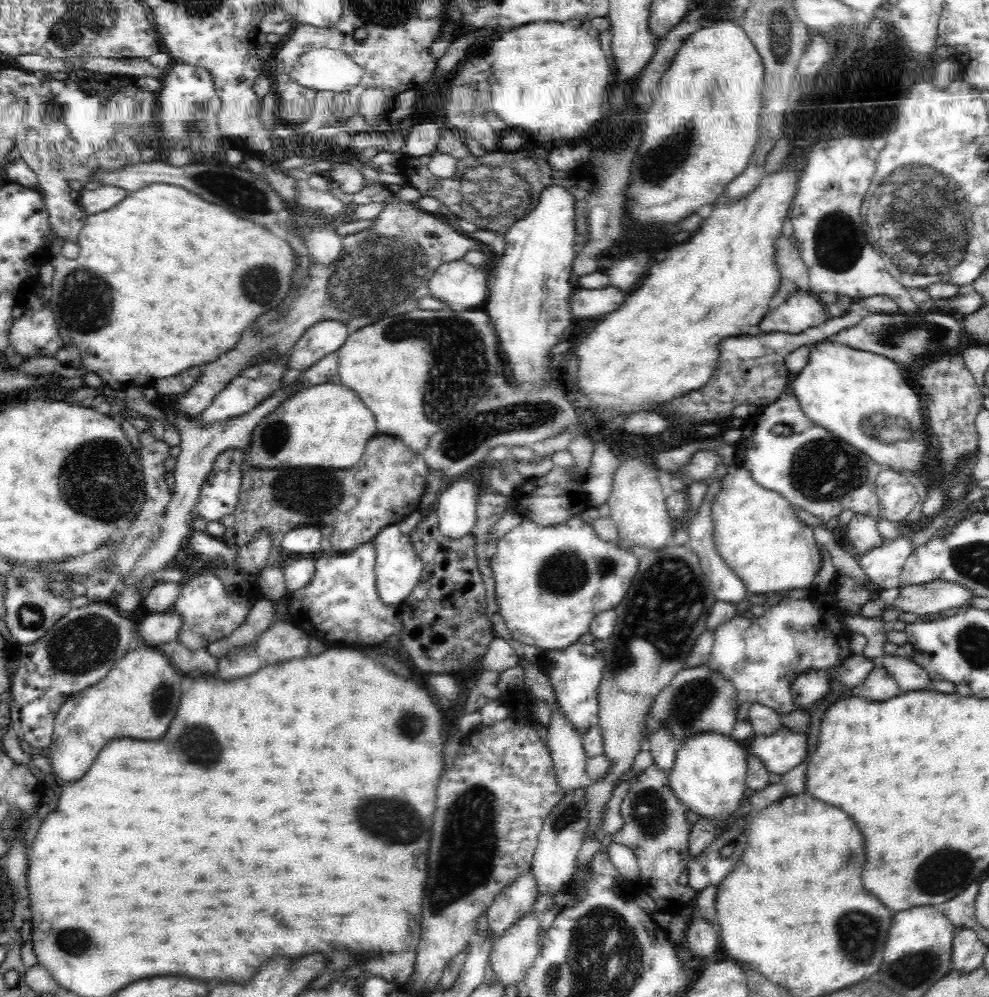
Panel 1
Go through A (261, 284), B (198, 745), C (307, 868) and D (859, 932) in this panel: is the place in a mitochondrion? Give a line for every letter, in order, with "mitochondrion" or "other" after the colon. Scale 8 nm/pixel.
A: mitochondrion
B: mitochondrion
C: other
D: mitochondrion

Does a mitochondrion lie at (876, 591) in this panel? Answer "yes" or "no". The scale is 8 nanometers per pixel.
no

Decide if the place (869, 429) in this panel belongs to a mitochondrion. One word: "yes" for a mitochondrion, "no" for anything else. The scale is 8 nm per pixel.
yes

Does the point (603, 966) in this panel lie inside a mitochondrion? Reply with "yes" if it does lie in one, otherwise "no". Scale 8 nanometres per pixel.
yes

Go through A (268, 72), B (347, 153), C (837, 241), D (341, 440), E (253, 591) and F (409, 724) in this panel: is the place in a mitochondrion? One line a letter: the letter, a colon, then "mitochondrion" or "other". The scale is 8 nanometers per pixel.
A: other
B: other
C: mitochondrion
D: other
E: other
F: mitochondrion

